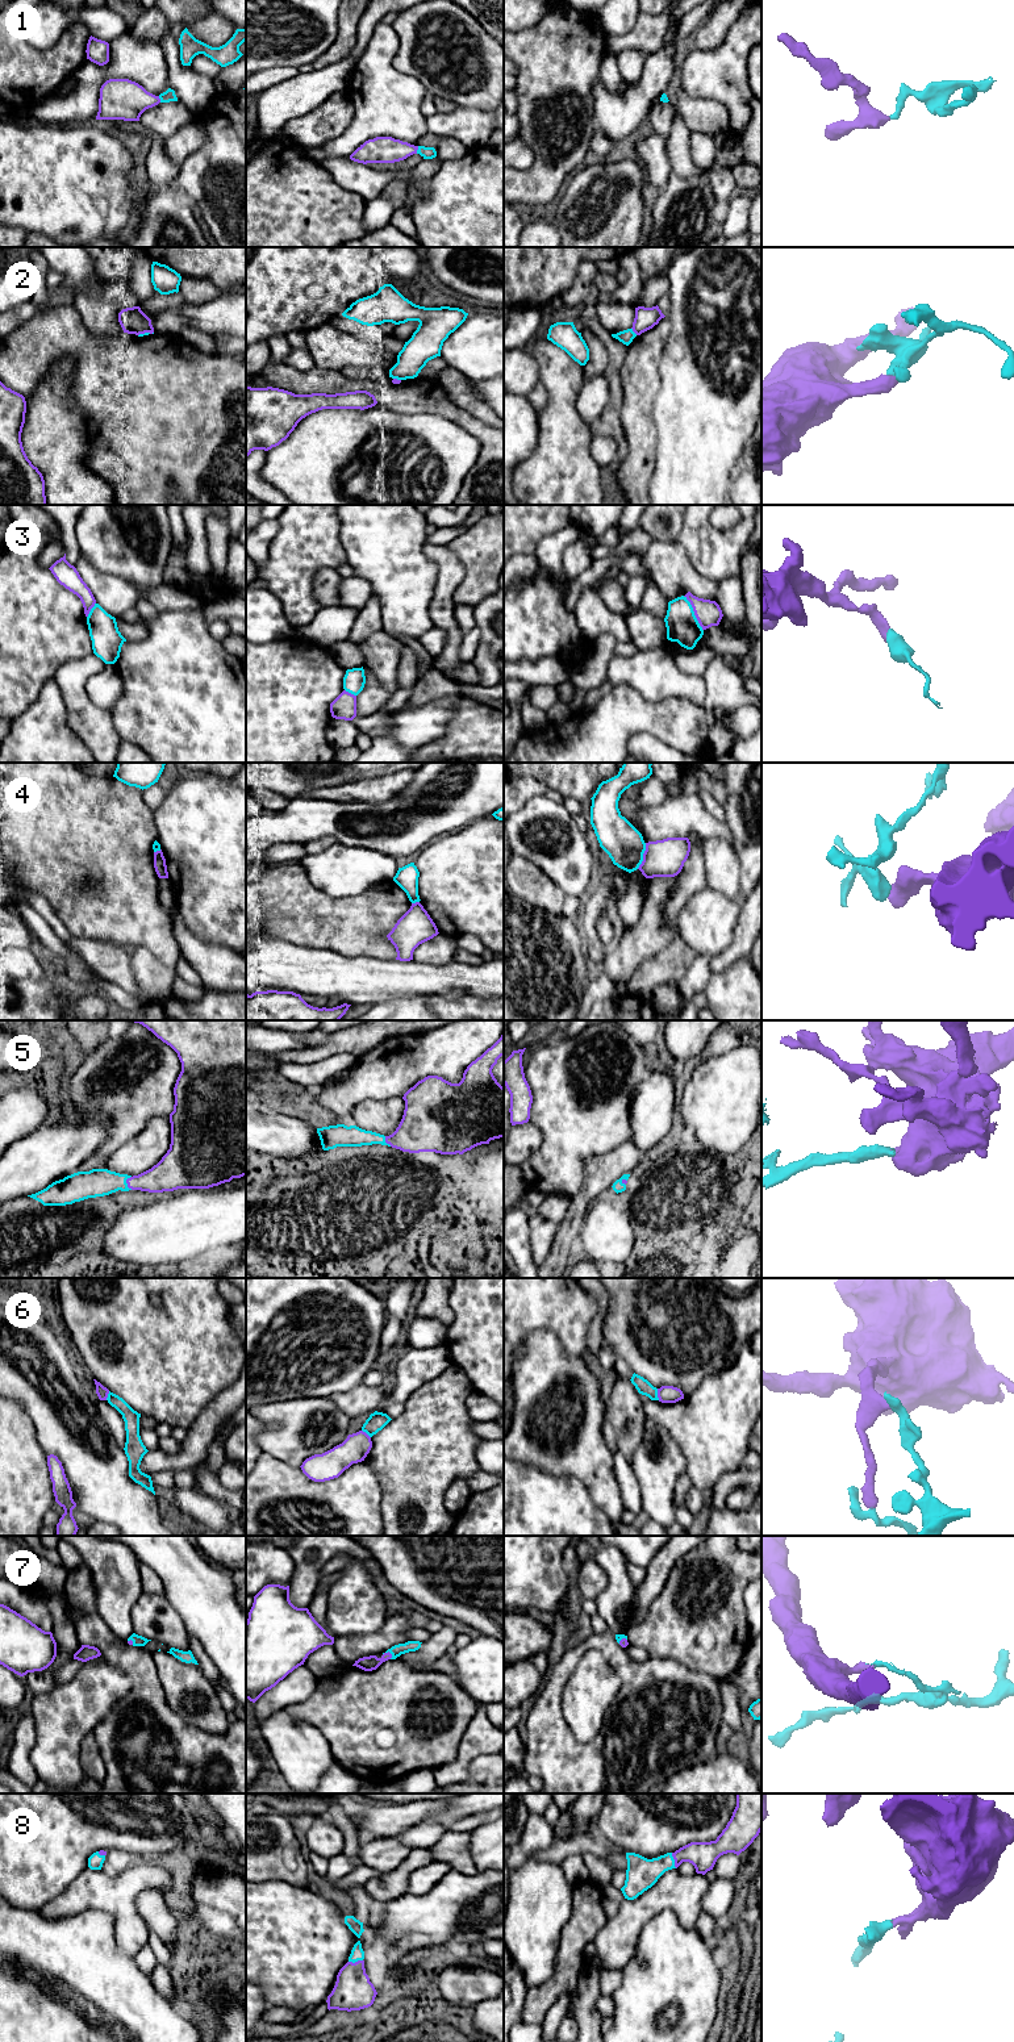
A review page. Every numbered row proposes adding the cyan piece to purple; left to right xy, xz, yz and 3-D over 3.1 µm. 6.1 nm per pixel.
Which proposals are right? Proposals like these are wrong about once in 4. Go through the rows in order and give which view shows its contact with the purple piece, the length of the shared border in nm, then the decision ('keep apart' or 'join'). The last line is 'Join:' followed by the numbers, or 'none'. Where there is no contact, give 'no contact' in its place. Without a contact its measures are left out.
1: contact in xz; length 50 nm; join
2: contact in yz; length 60 nm; keep apart
3: contact in yz; length 240 nm; keep apart
4: contact in yz; length 170 nm; keep apart
5: contact in xy; length 90 nm; join
6: contact in yz; length 70 nm; keep apart
7: contact in xz; length 70 nm; join
8: contact in yz; length 100 nm; join
Join: 1, 5, 7, 8

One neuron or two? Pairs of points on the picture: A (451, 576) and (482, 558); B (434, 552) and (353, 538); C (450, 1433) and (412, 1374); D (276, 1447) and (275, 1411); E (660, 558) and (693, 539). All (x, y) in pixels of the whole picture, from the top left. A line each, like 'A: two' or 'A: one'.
A: two
B: two
C: two
D: one
E: two

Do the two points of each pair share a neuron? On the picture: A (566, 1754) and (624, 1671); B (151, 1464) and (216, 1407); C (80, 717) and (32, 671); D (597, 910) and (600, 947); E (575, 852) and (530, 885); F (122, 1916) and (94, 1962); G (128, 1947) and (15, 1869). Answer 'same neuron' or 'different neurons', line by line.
A: same neuron
B: same neuron
C: different neurons
D: same neuron
E: different neurons
F: different neurons
G: different neurons

